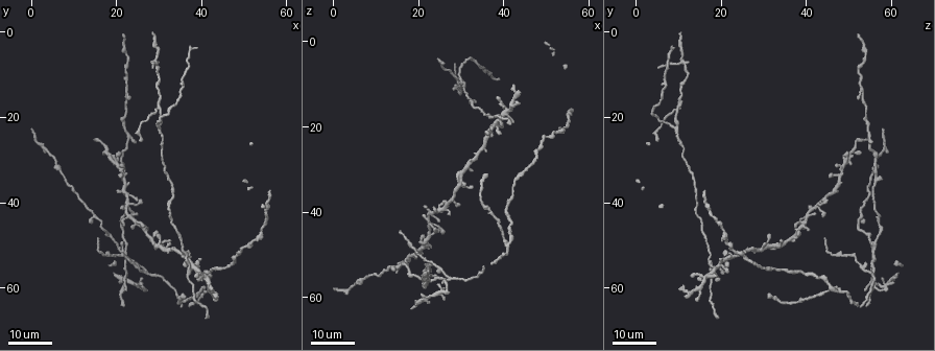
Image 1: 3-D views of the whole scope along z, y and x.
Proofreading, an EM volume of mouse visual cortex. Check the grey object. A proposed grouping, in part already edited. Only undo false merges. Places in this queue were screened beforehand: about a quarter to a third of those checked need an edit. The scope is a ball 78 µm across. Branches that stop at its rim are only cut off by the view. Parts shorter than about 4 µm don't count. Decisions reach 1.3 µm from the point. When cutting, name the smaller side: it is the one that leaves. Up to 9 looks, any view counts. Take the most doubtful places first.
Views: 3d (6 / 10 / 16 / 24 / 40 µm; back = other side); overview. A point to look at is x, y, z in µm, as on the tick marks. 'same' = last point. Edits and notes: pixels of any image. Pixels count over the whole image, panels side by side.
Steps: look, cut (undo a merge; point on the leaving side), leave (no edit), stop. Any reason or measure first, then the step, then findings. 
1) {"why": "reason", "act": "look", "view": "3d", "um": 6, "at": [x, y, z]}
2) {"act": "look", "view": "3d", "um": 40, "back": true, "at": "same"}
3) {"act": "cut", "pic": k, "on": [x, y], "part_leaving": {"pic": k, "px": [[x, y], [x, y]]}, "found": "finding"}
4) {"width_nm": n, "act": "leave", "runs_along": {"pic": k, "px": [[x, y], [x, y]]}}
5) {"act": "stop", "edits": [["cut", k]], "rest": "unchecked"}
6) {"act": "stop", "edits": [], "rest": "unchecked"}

{"why": "a fork", "act": "look", "view": "3d", "um": 16, "at": [29.5, 18.0, 10.5]}

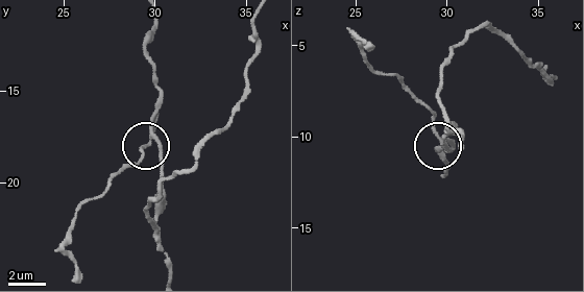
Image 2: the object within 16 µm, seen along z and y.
{"act": "look", "view": "3d", "um": 10, "at": [29.6, 17.9, 10.2]}

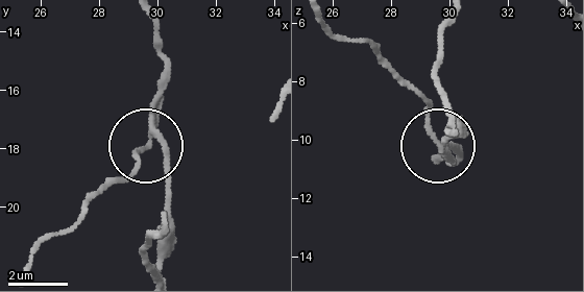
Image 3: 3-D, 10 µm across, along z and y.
{"width_nm": 170, "act": "cut", "pic": 3, "on": [136, 151], "part_leaving": {"pic": 3, "px": [[155, 122], [126, 172], [74, 224], [44, 240], [29, 269]]}, "found": "a second neuron is stuck on"}

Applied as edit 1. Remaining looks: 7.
{"act": "look", "view": "3d", "um": 16, "at": [28.5, 7.0, 11.0]}

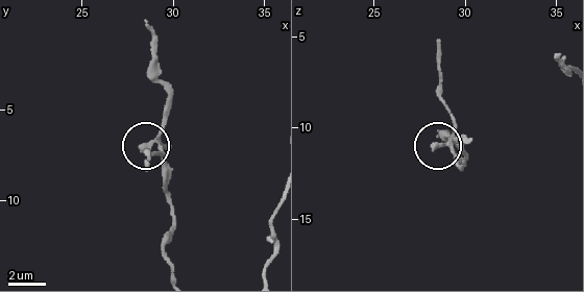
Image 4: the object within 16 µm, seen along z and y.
{"act": "look", "view": "3d", "um": 6, "at": [29.1, 6.9, 10.9]}

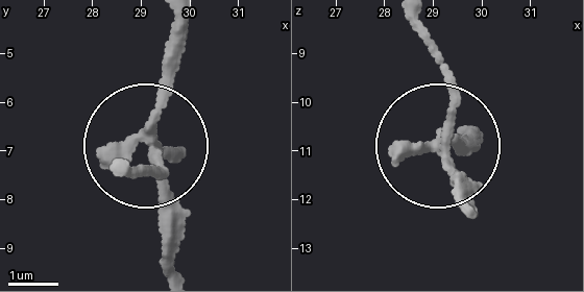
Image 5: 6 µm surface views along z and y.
{"side_arm_um": 6, "arms": 4, "act": "cut", "pic": 5, "on": [159, 174], "found": "two neurons meet here"}

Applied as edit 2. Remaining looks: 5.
{"why": "redraw", "act": "look", "view": "overview"}

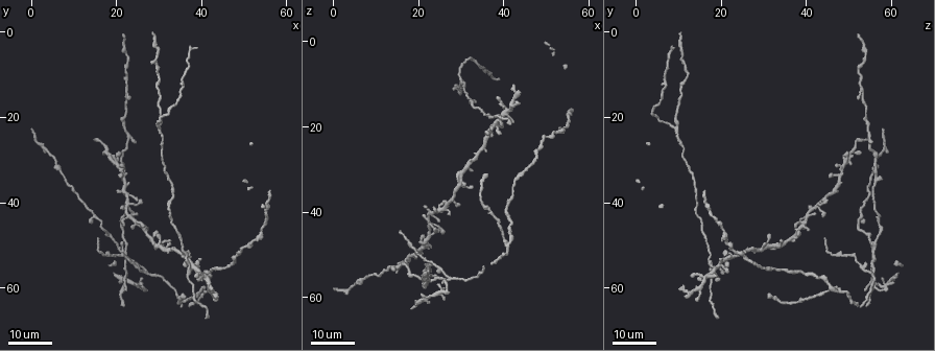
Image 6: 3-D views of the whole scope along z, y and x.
{"act": "look", "view": "3d", "um": 24, "at": [30.0, 22.0, 9.5]}

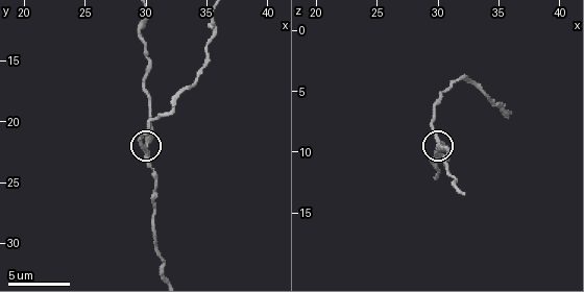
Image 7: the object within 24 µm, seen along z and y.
{"why": "closer look", "act": "look", "view": "3d", "um": 10, "at": [30.0, 22.6, 9.0]}

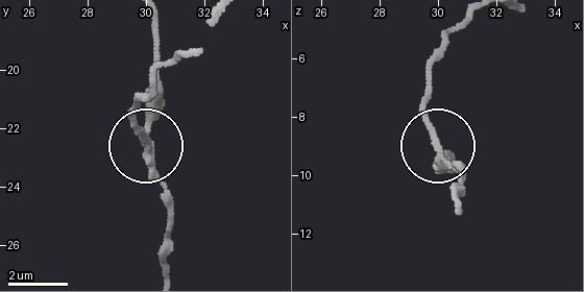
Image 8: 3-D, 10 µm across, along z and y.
{"width_nm": 230, "act": "cut", "pic": 8, "on": [139, 135], "part_leaving": {"pic": 8, "px": [[151, 160], [135, 125], [137, 102], [159, 68], [189, 55]]}, "found": "two neurons meet here"}

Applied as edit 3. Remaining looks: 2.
{"why": "thin arm on a thick one", "act": "look", "view": "3d", "um": 16, "at": [23.5, 40.0, 43.0]}

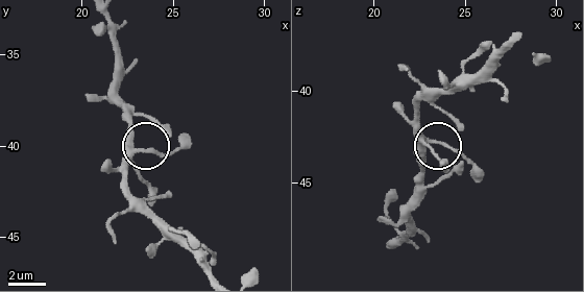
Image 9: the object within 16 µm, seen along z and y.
{"act": "look", "view": "3d", "um": 10, "at": [23.2, 40.2, 42.6]}

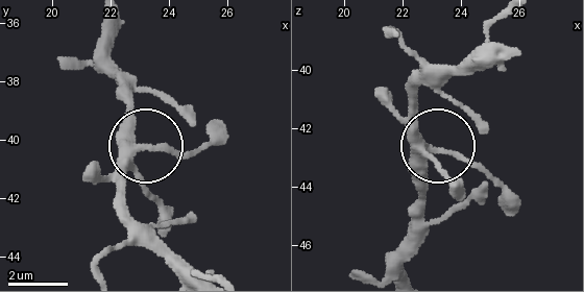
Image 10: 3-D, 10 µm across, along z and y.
{"arms": 4, "act": "leave", "found": "all the same neuron"}

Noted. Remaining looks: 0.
{"act": "stop", "edits": [["cut", 3], ["cut", 5], ["cut", 8]], "rest": "unchecked"}

